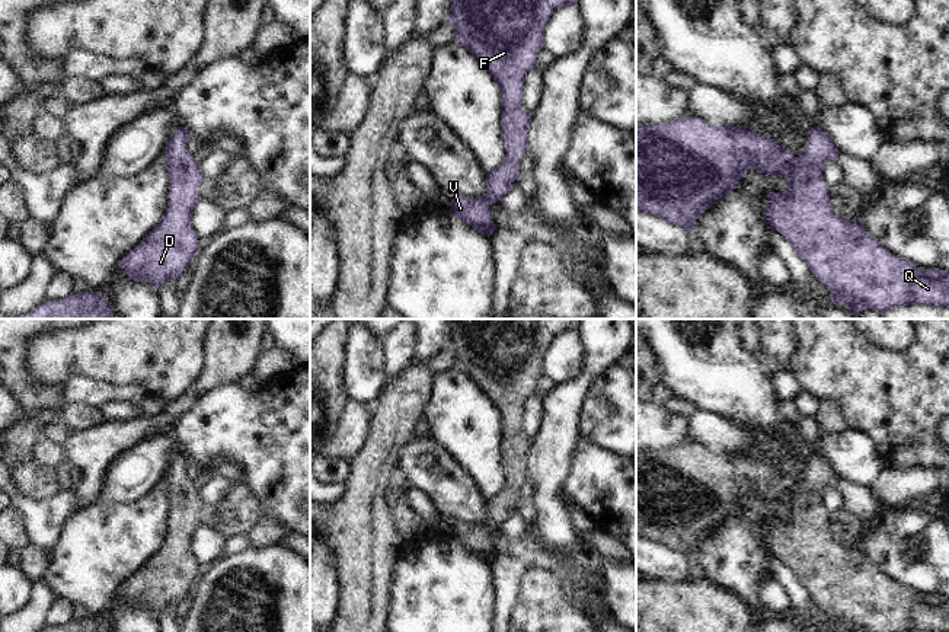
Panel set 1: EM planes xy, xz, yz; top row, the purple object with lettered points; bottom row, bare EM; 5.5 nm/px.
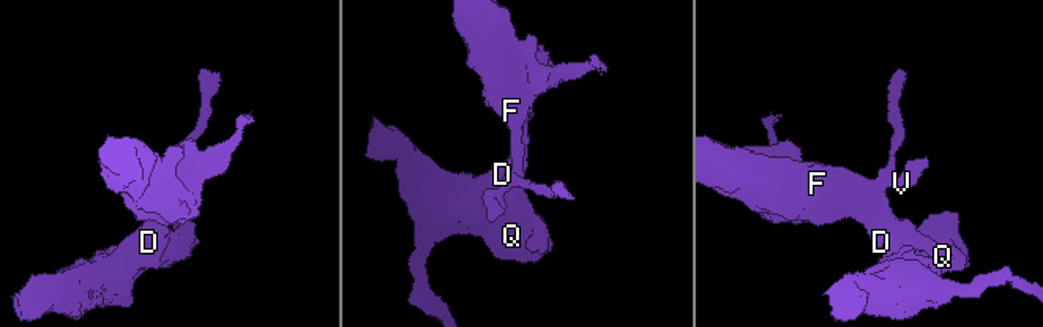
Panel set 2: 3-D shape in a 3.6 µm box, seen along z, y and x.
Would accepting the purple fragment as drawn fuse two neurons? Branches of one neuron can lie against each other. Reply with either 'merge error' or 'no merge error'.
no merge error

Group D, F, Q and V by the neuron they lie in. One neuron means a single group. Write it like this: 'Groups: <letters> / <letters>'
Groups: D F Q V

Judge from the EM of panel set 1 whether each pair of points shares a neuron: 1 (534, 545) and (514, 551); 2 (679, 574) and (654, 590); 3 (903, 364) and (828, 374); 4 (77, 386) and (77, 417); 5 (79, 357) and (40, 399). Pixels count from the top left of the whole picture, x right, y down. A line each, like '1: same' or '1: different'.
1: same
2: different
3: same
4: different
5: different

